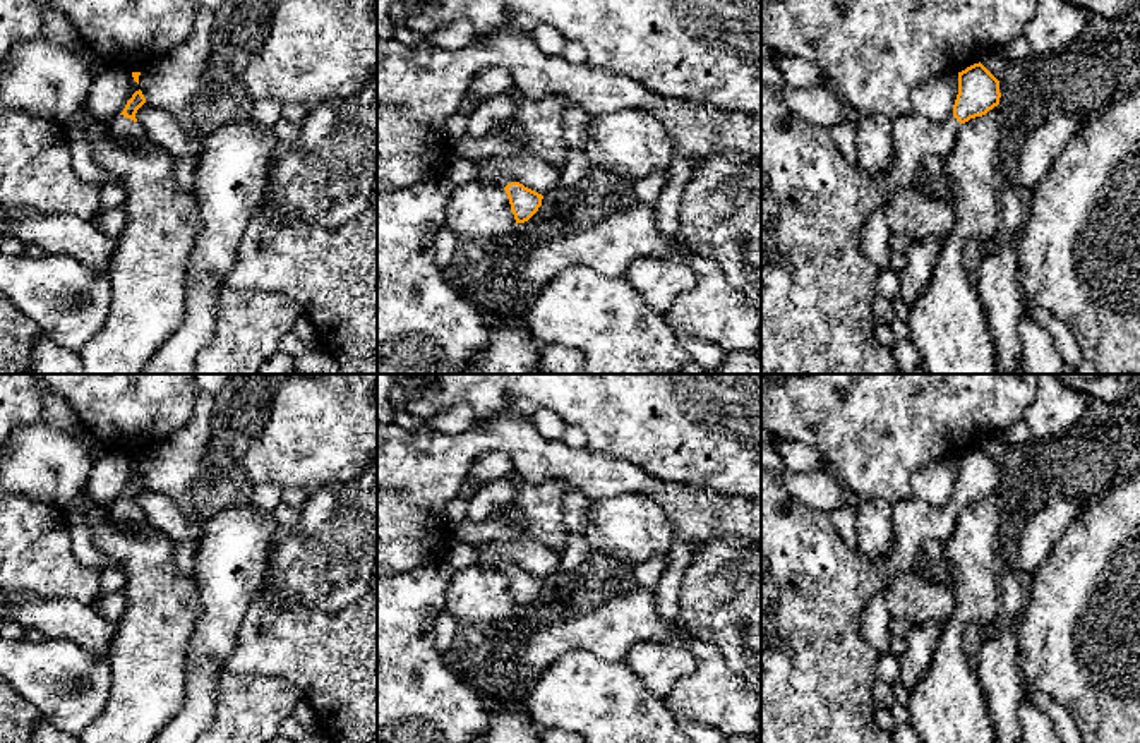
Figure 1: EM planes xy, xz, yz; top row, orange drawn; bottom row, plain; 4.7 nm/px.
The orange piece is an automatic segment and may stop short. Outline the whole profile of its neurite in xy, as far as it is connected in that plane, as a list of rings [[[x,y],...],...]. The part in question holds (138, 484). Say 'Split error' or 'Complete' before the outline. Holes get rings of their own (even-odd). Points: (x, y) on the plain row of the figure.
Split error. [[[135,475],[127,486],[123,496],[110,504],[111,520],[127,529],[135,530],[147,525],[142,510],[137,506],[135,498],[146,487],[142,475]]]

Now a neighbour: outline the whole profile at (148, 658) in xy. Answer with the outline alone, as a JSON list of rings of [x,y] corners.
[[[86,487],[79,492],[82,513],[98,551],[111,558],[125,575],[122,592],[127,611],[117,621],[117,635],[108,652],[111,674],[110,695],[101,714],[79,734],[81,743],[151,743],[182,709],[185,698],[185,667],[190,637],[202,611],[201,592],[194,573],[185,575],[177,566],[177,542],[151,525],[127,530],[110,516],[110,504],[93,501]]]

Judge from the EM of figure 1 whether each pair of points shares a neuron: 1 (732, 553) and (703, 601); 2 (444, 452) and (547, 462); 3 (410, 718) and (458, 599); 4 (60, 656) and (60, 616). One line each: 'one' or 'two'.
1: one
2: one
3: two
4: two

